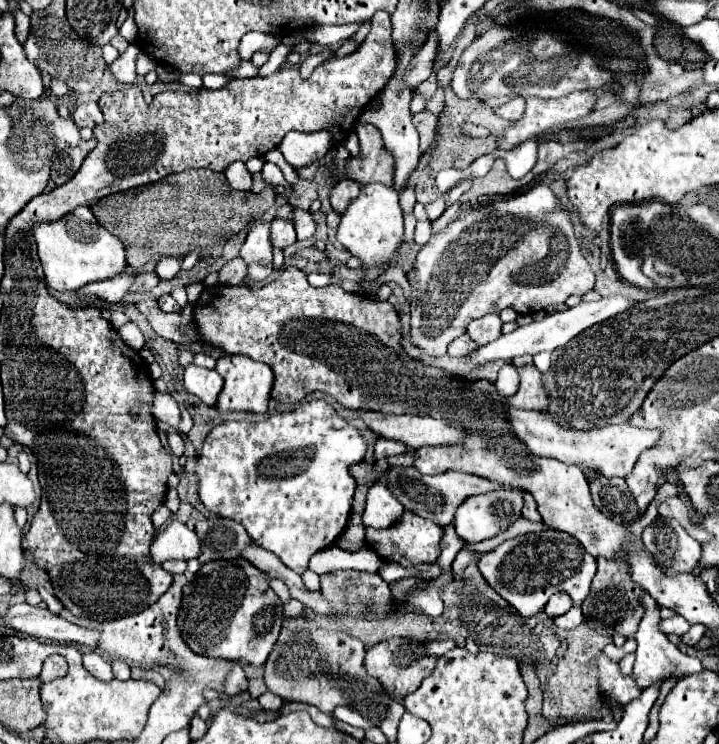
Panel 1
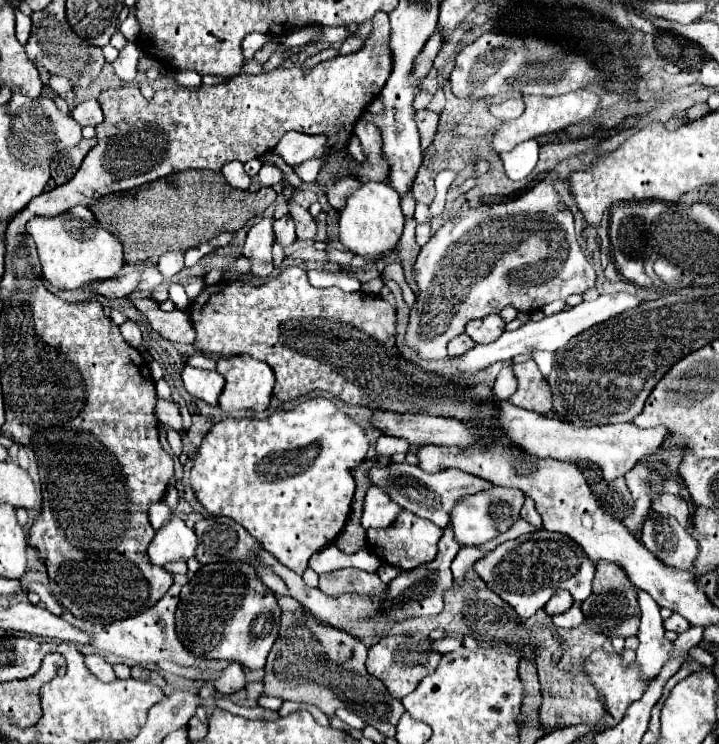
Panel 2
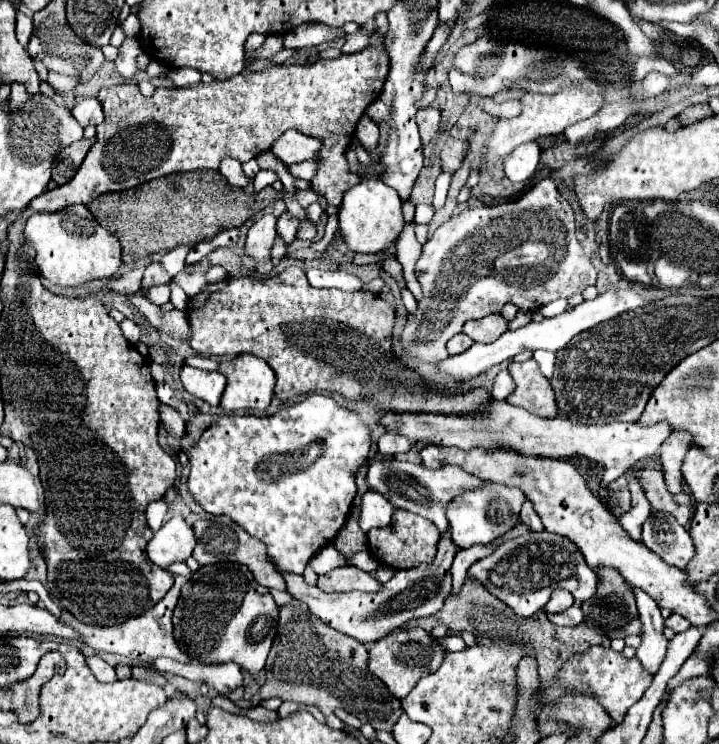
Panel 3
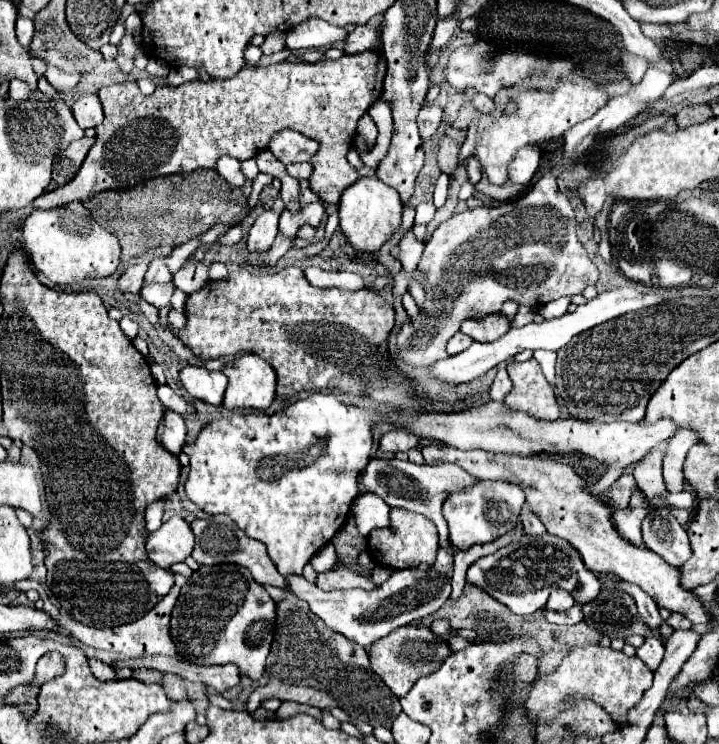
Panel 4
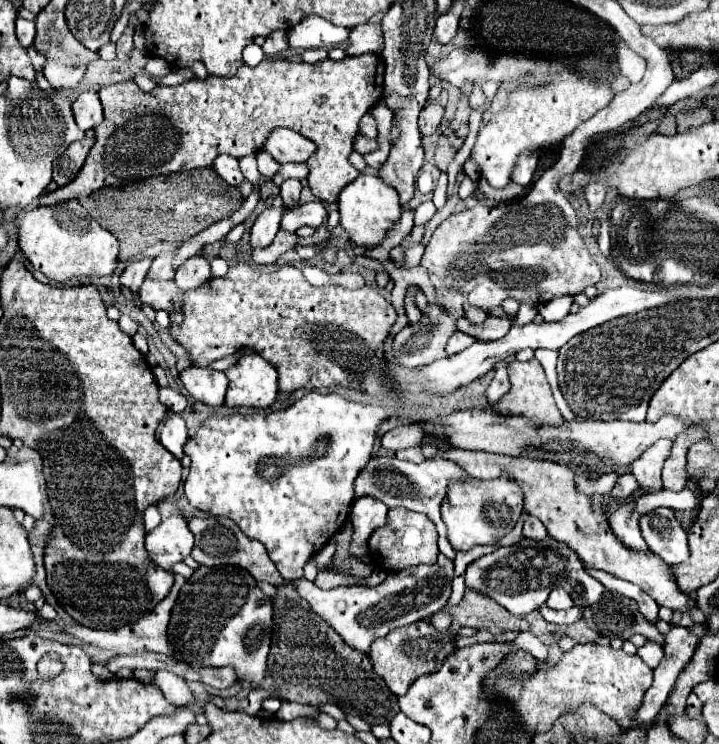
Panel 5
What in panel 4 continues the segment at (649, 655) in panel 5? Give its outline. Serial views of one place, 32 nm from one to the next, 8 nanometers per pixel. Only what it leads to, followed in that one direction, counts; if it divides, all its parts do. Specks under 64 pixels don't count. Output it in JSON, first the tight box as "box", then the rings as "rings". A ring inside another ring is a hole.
{"box":[636,632,664,672],"rings":[[[656,632],[656,636],[648,636],[646,642],[638,648],[636,656],[654,672],[664,656],[664,638]]]}

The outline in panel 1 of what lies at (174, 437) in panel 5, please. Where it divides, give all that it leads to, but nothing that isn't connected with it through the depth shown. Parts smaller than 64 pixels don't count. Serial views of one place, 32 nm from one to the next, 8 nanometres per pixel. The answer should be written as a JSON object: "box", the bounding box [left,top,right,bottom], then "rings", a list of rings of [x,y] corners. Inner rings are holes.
{"box":[152,394,180,429],"rings":[[[154,394],[154,404],[152,404],[152,414],[156,420],[160,420],[178,429],[180,426],[180,410],[178,404],[172,396],[168,394]]]}

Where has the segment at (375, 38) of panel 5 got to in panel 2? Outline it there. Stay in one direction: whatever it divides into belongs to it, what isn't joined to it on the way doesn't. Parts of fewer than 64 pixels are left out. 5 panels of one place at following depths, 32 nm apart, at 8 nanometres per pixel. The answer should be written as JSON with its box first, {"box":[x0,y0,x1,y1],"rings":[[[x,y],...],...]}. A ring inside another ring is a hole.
{"box":[340,34,366,54],"rings":[[[350,34],[350,36],[344,40],[344,44],[342,44],[342,48],[340,48],[340,54],[358,52],[364,44],[366,44],[366,38],[362,38],[362,36],[358,36],[358,34]]]}

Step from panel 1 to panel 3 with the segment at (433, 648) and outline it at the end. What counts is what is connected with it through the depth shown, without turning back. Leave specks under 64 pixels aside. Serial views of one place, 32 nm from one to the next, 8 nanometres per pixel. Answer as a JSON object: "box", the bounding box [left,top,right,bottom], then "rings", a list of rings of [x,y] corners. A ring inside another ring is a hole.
{"box":[440,636,466,652],"rings":[[[444,636],[444,638],[440,640],[440,646],[442,646],[444,650],[452,652],[452,650],[462,650],[462,648],[466,646],[466,642],[462,640],[462,636]]]}

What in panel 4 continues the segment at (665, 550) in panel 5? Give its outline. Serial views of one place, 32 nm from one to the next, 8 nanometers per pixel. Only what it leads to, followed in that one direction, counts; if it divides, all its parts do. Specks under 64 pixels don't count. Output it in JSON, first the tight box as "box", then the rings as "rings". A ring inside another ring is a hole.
{"box":[642,508,692,566],"rings":[[[654,508],[642,520],[642,538],[648,550],[662,556],[668,564],[680,566],[692,556],[686,530],[668,508]]]}

